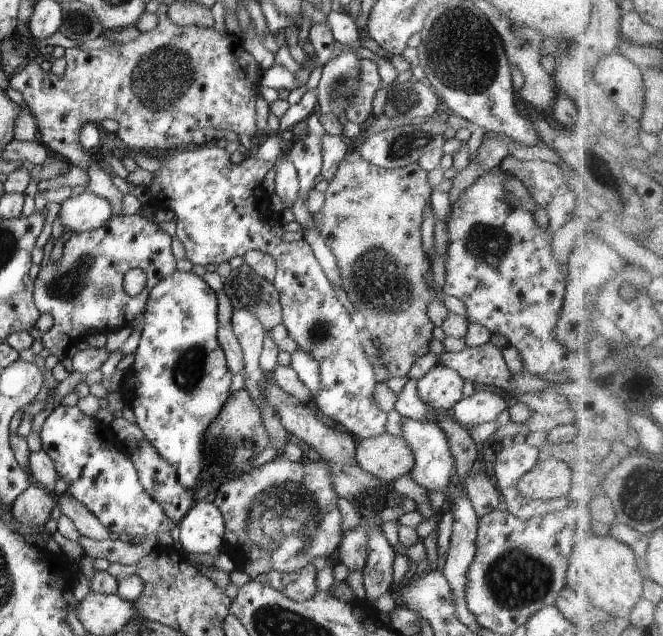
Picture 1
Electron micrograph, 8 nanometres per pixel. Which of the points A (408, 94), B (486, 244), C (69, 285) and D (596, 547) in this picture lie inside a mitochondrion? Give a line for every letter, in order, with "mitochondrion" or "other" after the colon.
A: mitochondrion
B: mitochondrion
C: mitochondrion
D: other

